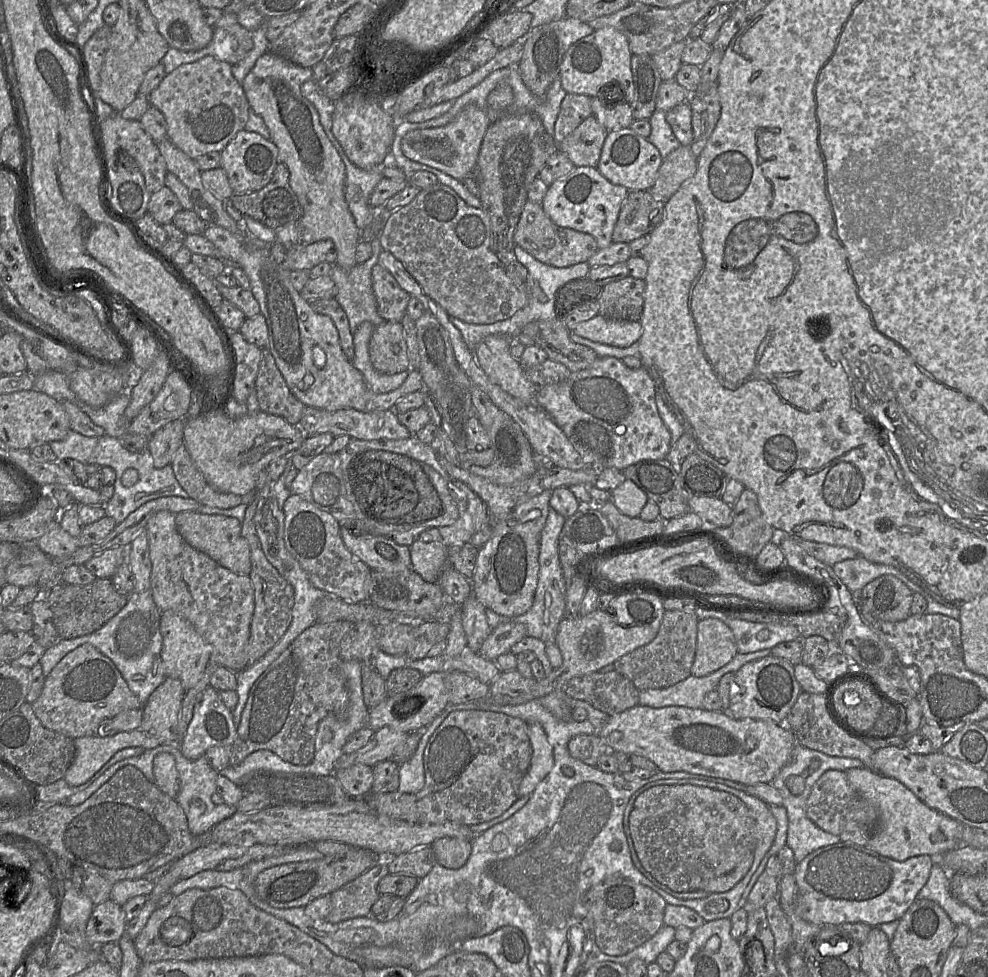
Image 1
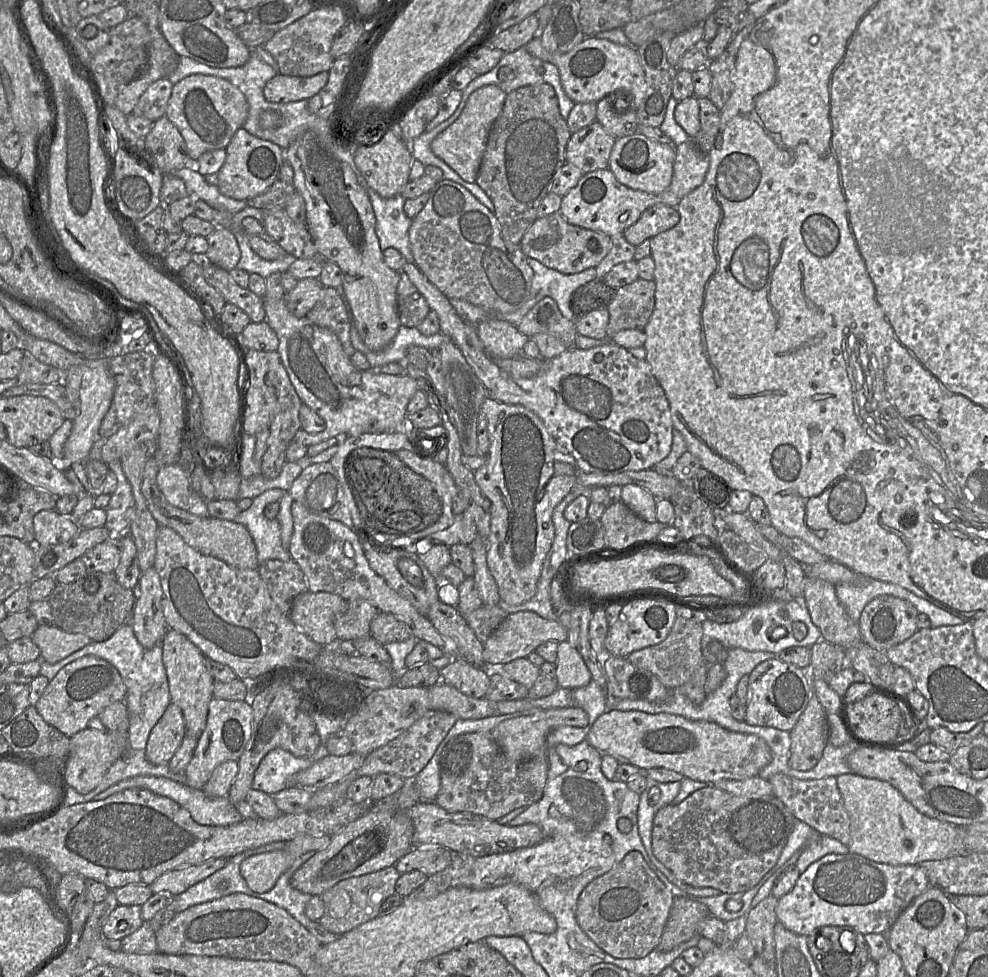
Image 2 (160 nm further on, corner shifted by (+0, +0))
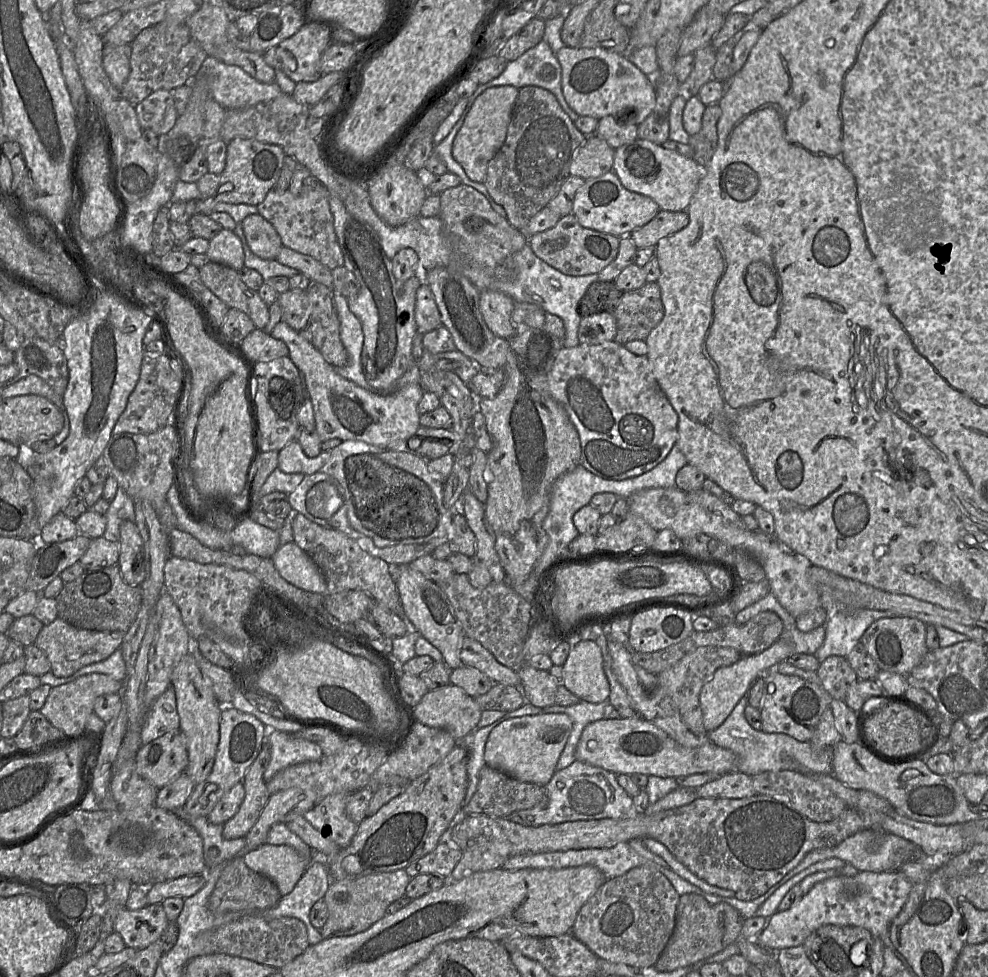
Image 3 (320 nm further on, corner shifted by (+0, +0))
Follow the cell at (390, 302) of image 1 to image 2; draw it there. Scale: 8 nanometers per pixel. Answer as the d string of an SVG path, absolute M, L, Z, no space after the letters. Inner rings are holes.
M401 273L396 293L401 325L417 328L430 311L426 299L403 273Z

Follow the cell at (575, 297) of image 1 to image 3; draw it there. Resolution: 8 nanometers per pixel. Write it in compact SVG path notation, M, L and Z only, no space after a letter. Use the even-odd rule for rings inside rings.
M596 281L582 296L578 312L582 318L601 313L614 314L624 293L615 281Z

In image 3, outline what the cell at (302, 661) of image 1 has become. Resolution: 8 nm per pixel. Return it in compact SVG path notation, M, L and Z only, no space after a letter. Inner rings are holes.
M266 739L260 753L244 776L244 801L238 812L224 824L223 837L225 839L246 837L259 819L270 797L263 779L270 758L271 753Z

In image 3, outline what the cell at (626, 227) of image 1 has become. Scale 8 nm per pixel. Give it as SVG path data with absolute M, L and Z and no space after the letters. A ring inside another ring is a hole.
M660 210L651 221L632 231L629 238L637 249L655 248L660 239L680 231L688 223L689 216L686 211Z

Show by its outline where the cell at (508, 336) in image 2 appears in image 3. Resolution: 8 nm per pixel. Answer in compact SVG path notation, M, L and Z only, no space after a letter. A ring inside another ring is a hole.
M481 291L480 310L495 336L510 340L517 334L517 327L512 322L514 305L515 301L502 292Z

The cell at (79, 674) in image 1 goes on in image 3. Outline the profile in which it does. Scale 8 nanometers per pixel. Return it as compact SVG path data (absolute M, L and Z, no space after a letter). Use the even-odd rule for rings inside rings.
M90 673L74 681L52 687L51 691L39 710L46 719L56 728L67 734L76 734L86 729L86 721L94 712L94 703L99 696L115 694L122 687L122 682L107 674Z

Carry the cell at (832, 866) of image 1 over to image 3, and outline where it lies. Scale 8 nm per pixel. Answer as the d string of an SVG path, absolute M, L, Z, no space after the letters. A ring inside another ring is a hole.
M898 870L879 873L858 871L852 876L828 878L817 883L788 910L776 911L770 916L754 940L762 948L778 951L802 945L814 930L826 924L863 927L875 938L880 938L889 931L892 921L907 902L912 887L913 884Z

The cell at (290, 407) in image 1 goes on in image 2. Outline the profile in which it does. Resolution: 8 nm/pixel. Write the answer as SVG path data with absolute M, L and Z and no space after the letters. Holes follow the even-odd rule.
M278 364L267 372L265 375L265 383L267 386L274 388L277 405L268 428L269 437L267 439L267 449L262 457L260 474L267 479L274 479L281 473L284 464L287 462L286 450L288 446L293 441L297 431L302 429L299 420L299 413L303 402L291 383L283 364Z

